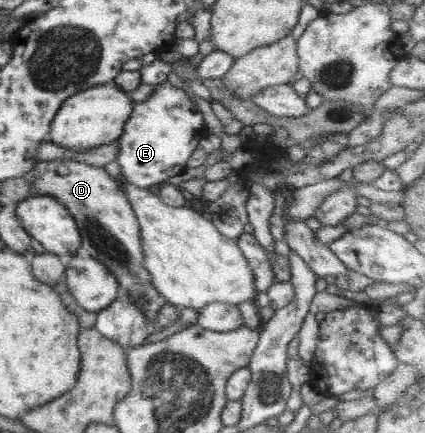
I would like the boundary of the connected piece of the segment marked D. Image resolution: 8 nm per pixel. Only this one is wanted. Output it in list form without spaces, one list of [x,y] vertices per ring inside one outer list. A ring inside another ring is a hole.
[[[65,159],[39,161],[25,174],[25,178],[30,184],[31,197],[49,195],[67,208],[79,229],[82,253],[98,260],[111,274],[114,274],[121,292],[128,294],[135,301],[135,305],[139,305],[139,309],[143,311],[147,321],[155,321],[159,309],[166,304],[166,301],[153,286],[151,275],[145,268],[139,223],[129,204],[121,181],[109,176],[104,167],[95,167],[76,160]]]

